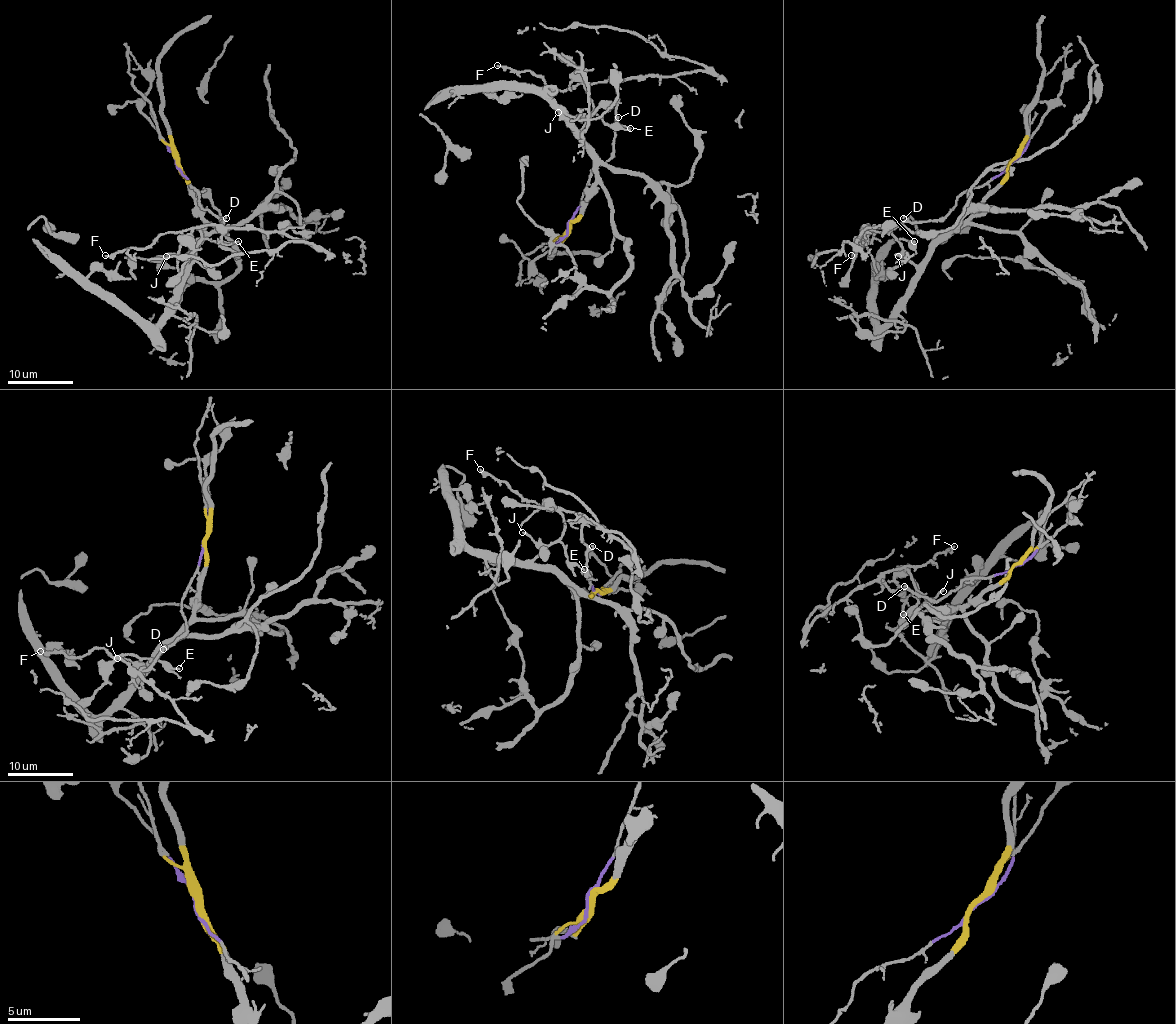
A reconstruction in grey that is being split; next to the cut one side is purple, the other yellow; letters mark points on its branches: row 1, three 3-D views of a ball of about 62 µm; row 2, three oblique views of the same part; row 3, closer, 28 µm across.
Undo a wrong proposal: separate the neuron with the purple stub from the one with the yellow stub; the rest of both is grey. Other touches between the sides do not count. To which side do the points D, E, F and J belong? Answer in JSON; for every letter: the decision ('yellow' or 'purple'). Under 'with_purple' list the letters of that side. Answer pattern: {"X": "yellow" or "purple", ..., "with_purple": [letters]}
{"D": "purple", "E": "yellow", "F": "purple", "J": "yellow", "with_purple": ["D", "F"]}

